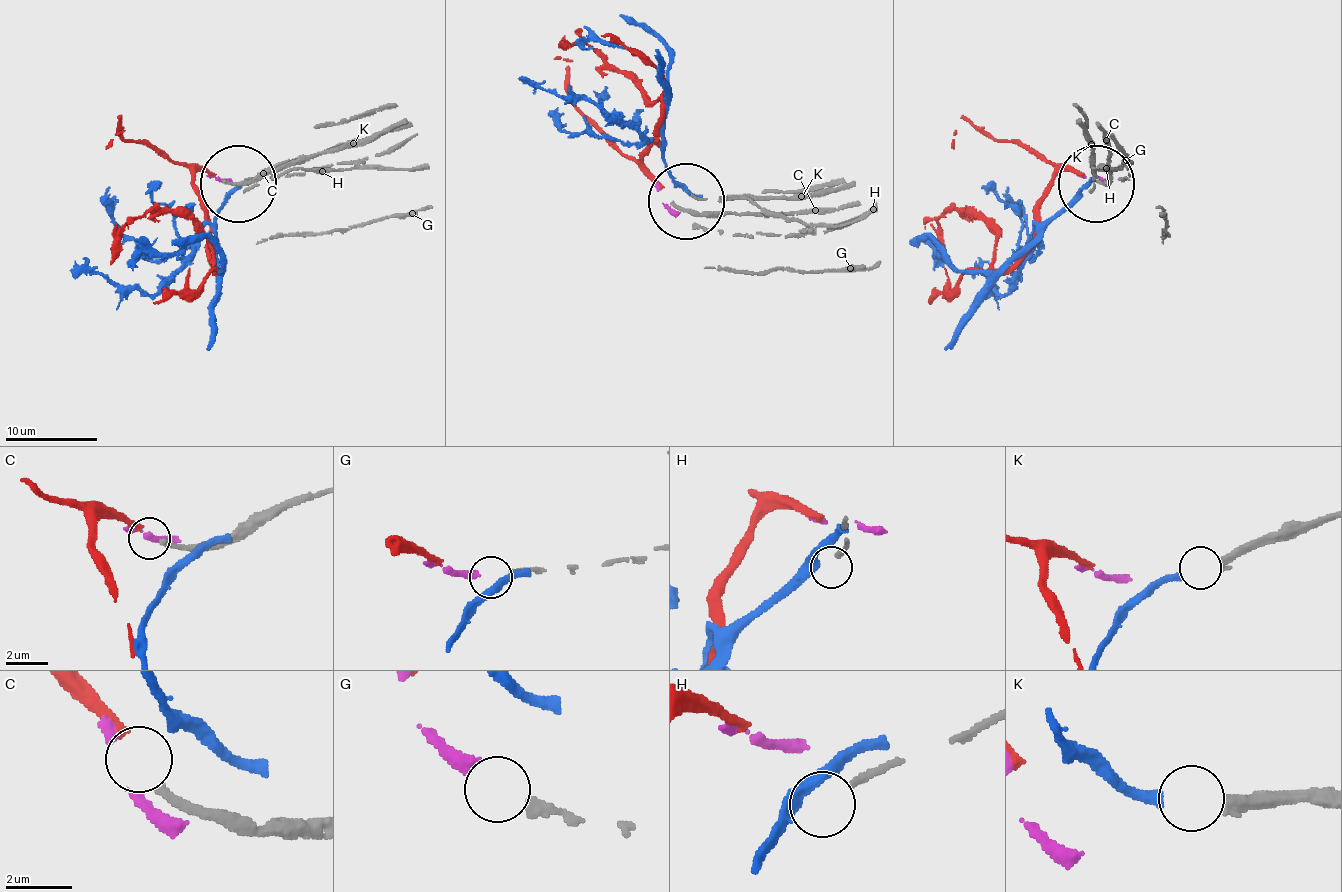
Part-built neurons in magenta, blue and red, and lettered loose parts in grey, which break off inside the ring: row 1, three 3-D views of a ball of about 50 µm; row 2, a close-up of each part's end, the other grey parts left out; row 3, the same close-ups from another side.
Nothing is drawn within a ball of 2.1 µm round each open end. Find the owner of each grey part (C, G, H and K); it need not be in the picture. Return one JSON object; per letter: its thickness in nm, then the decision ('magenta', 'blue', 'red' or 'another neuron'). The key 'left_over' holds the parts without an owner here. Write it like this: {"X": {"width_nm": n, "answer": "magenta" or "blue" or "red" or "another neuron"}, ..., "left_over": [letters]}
{"C": {"width_nm": 280, "answer": "red"}, "G": {"width_nm": 280, "answer": "magenta"}, "H": {"width_nm": 220, "answer": "another neuron"}, "K": {"width_nm": 400, "answer": "blue"}, "left_over": ["H"]}

